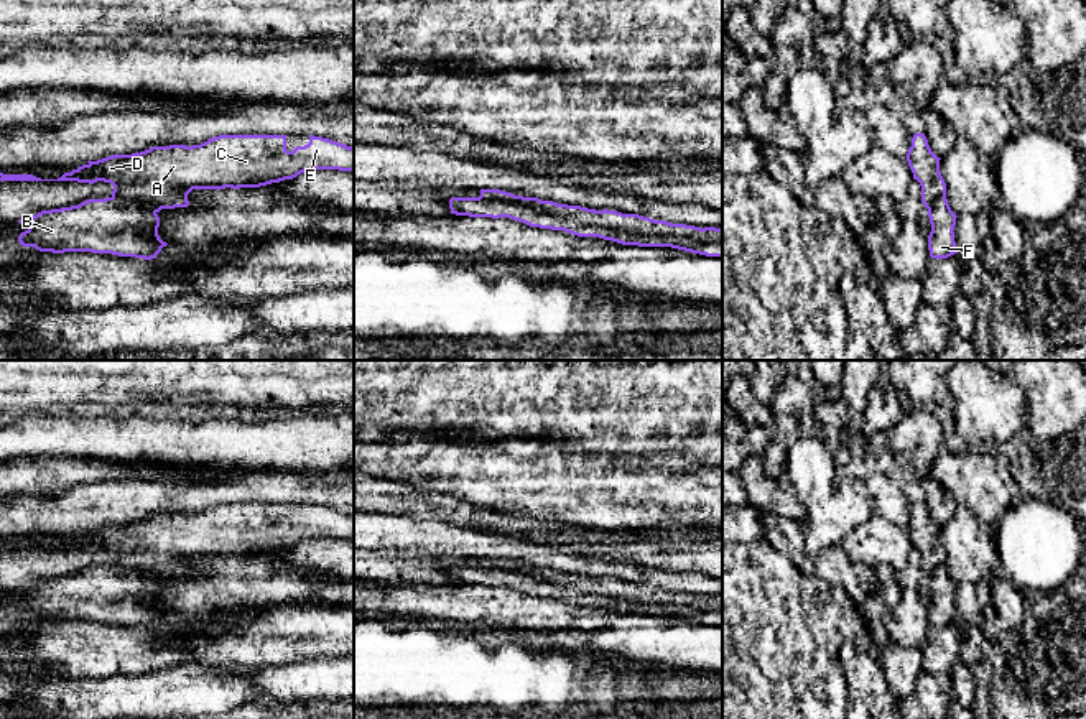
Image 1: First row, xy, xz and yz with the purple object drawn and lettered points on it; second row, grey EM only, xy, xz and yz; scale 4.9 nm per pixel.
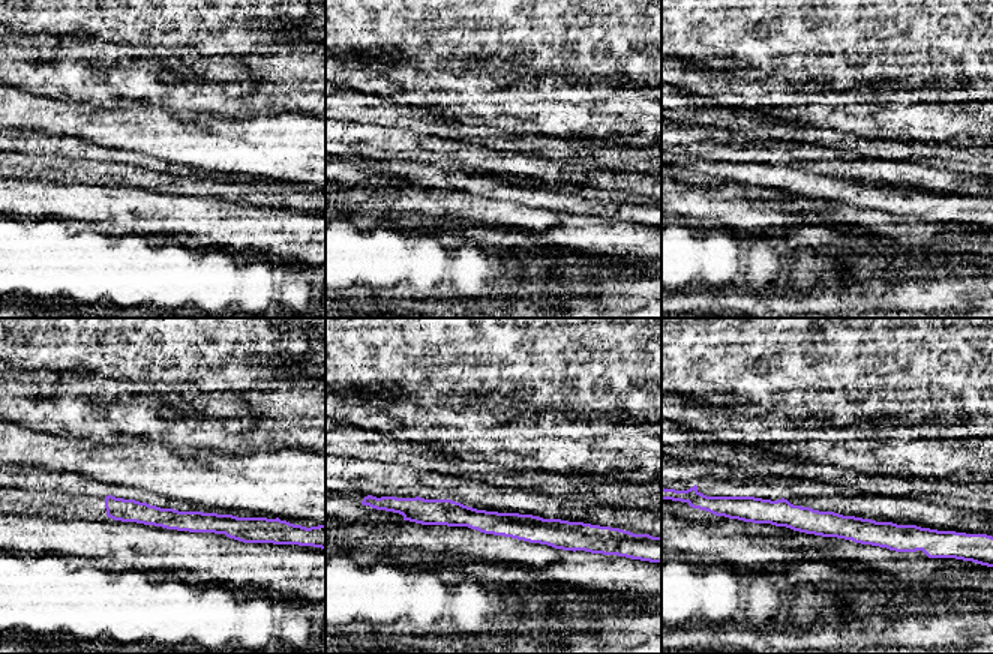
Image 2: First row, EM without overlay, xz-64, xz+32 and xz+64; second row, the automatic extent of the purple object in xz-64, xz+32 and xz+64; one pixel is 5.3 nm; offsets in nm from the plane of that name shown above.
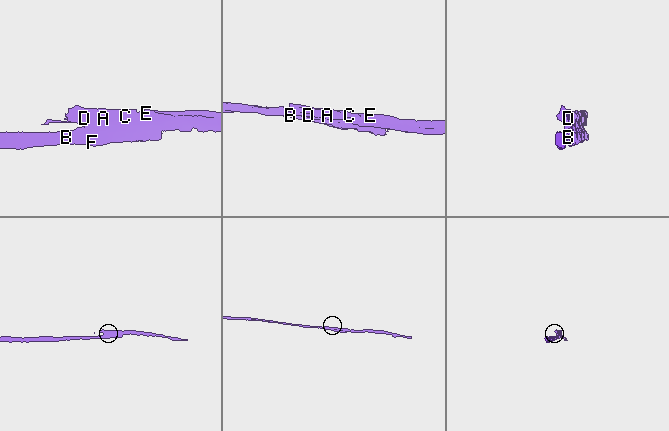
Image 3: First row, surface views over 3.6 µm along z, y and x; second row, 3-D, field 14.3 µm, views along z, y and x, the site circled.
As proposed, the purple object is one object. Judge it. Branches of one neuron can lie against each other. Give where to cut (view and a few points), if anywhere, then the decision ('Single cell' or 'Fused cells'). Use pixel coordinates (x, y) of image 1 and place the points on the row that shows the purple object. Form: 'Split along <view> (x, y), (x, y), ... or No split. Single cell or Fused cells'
Split along xz (479, 196), (632, 234), (721, 241). Fused cells

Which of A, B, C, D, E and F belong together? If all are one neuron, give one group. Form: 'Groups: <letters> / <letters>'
Groups: A C D E / B F

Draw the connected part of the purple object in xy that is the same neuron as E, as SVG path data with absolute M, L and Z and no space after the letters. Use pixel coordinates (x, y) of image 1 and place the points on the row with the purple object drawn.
M219 135L201 145L151 146L132 155L112 155L64 173L58 179L41 179L33 174L3 174L0 181L97 181L114 186L112 197L132 199L163 209L188 207L193 189L260 188L311 169L354 171L354 148L329 138L309 135L309 143L286 150L286 135Z

